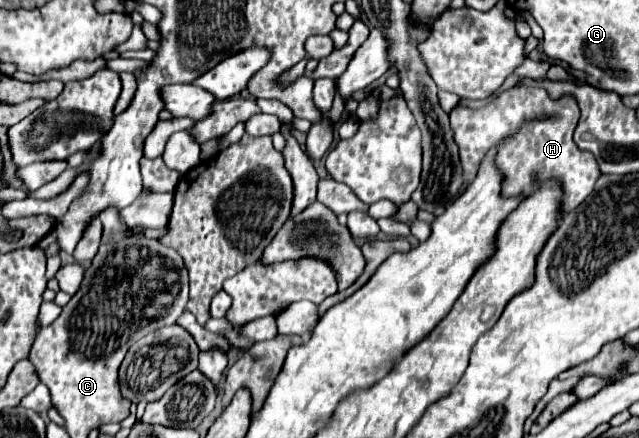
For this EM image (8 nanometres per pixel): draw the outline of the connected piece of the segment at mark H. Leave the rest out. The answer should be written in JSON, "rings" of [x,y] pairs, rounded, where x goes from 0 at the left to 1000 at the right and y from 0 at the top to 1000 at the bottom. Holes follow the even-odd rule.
{"rings":[[[803,199],[797,208],[787,208],[768,240],[753,244],[753,249],[737,249],[728,240],[712,244],[706,258],[706,290],[712,299],[712,322],[718,331],[718,354],[721,354],[721,377],[725,377],[725,409],[728,418],[737,418],[740,404],[746,400],[750,372],[759,358],[759,349],[768,336],[778,336],[778,381],[787,390],[790,413],[787,413],[787,445],[831,445],[853,409],[878,409],[881,418],[881,482],[890,486],[897,477],[903,477],[912,459],[915,445],[925,445],[931,413],[941,404],[934,368],[928,363],[925,349],[903,340],[903,331],[897,326],[897,295],[903,285],[903,263],[906,263],[906,244],[897,231],[897,221],[878,221],[872,231],[859,226],[859,217],[850,203],[840,199]],[[840,263],[862,263],[862,272],[856,276],[834,276],[840,272]]]}

